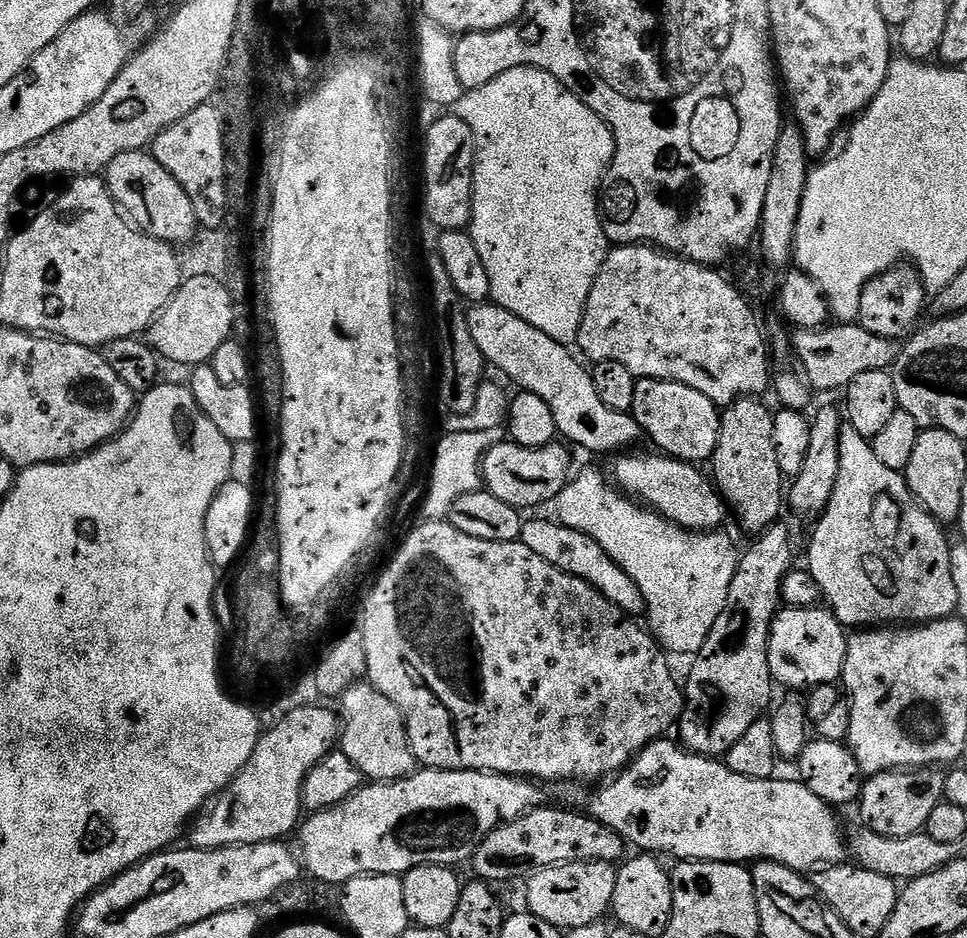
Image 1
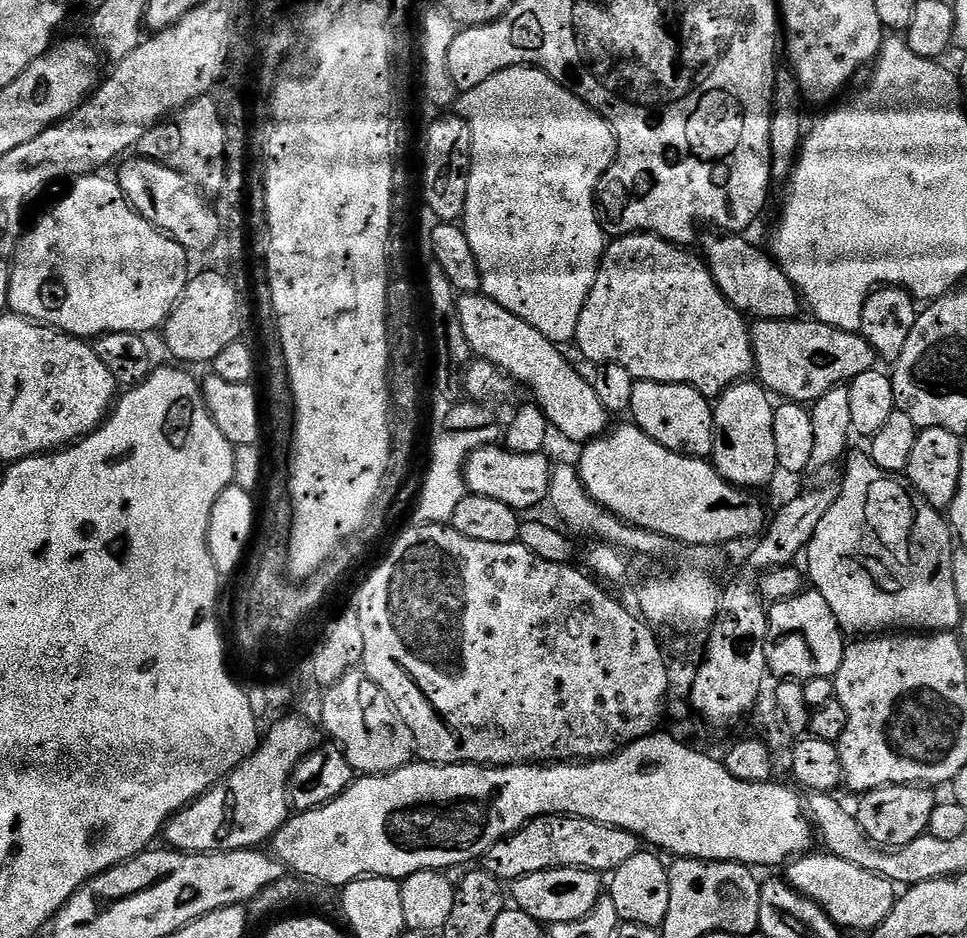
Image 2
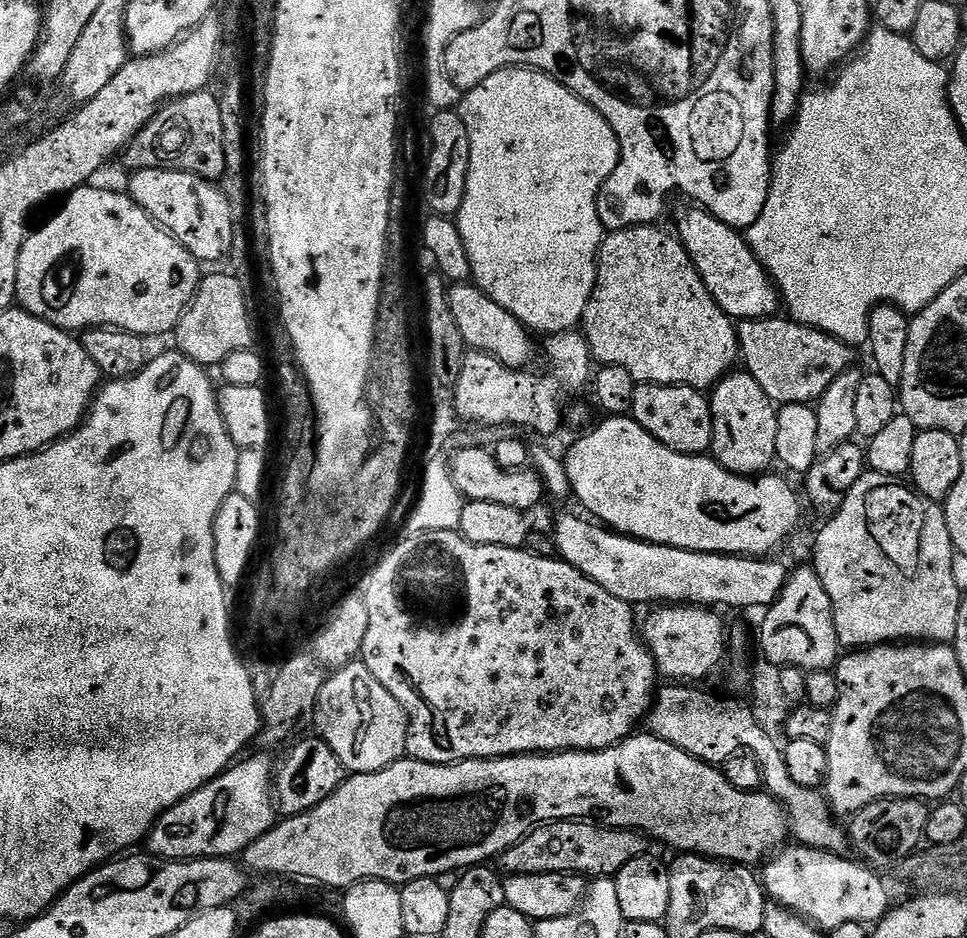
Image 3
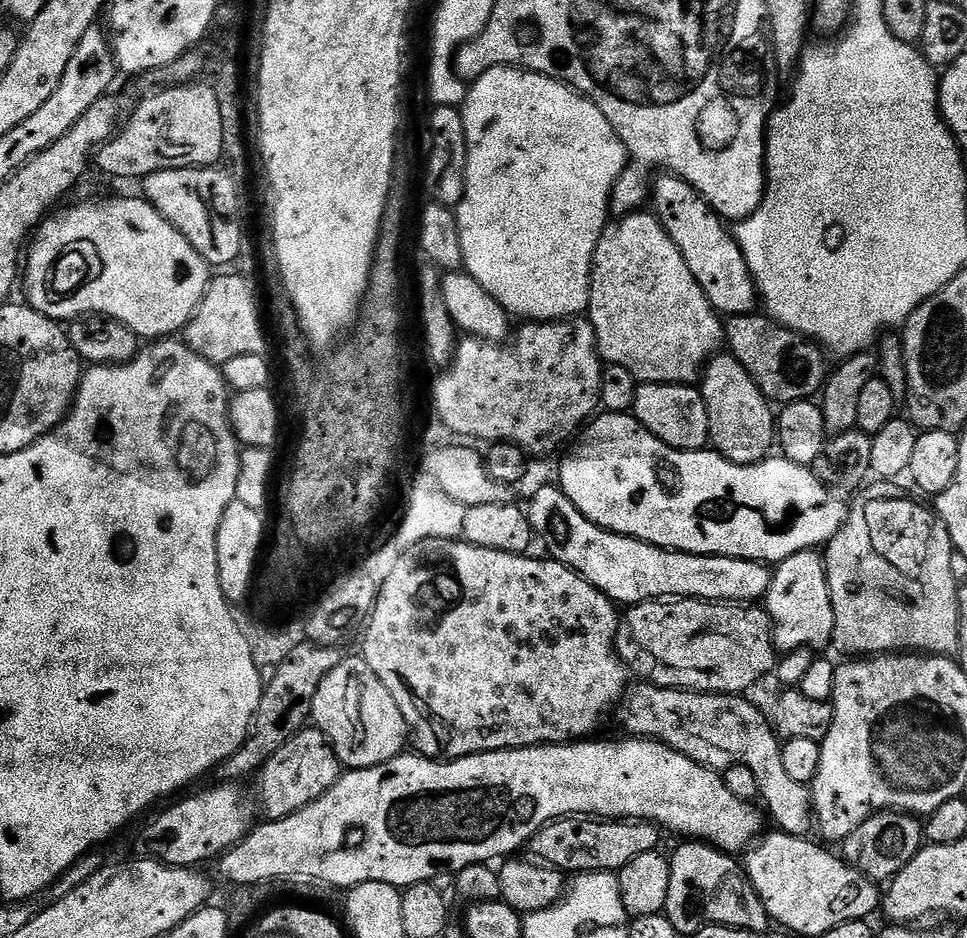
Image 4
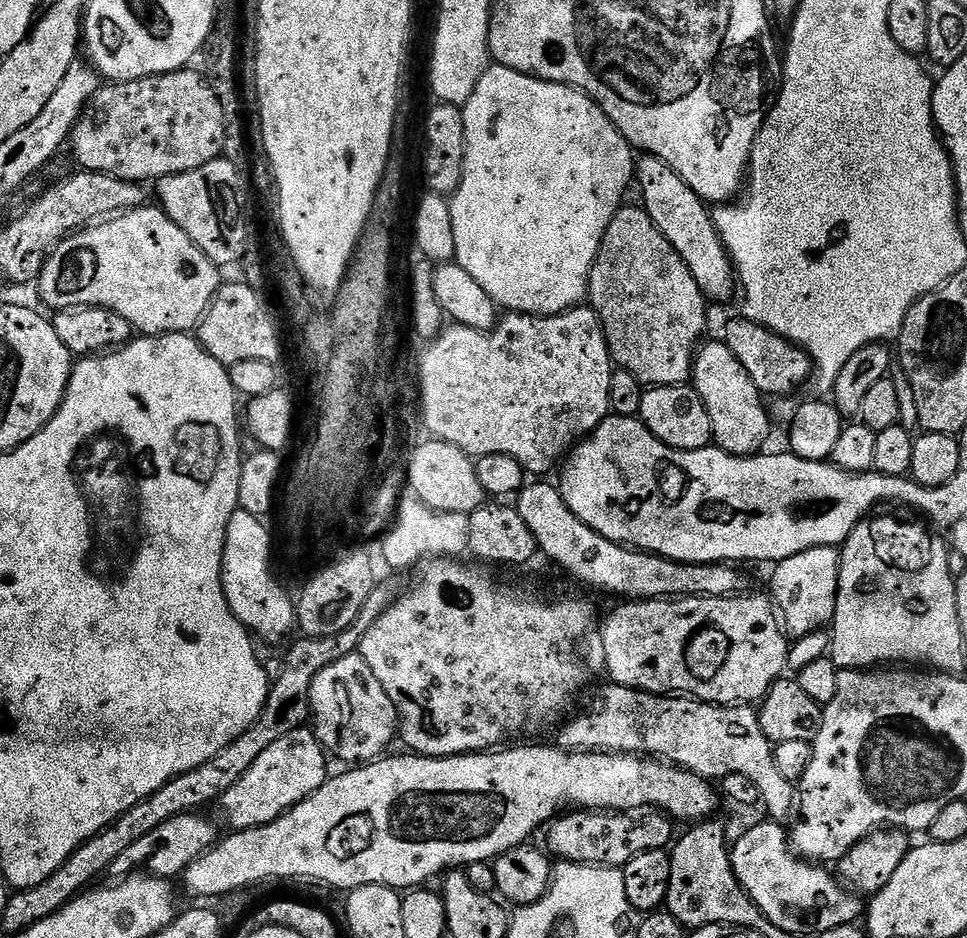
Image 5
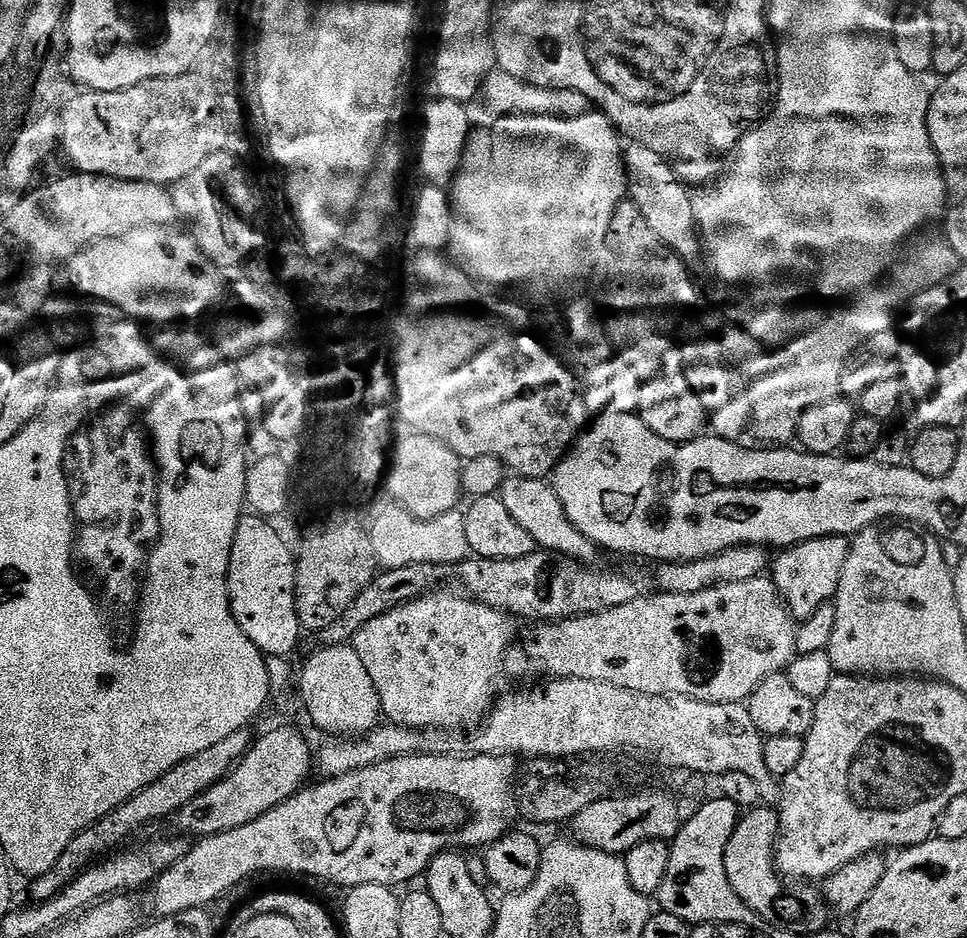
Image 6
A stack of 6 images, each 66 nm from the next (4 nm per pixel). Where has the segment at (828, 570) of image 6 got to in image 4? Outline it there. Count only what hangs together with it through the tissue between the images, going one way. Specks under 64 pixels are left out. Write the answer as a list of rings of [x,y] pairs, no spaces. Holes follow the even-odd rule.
[[[819,551],[799,552],[775,565],[766,597],[766,611],[772,620],[772,645],[776,647],[777,653],[803,648],[827,649],[831,645],[834,606],[830,598],[824,558]]]

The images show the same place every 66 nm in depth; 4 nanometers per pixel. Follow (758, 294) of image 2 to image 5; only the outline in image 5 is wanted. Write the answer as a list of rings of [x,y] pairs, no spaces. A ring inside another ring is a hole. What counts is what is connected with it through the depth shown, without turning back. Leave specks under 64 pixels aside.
[[[644,154],[637,159],[634,180],[638,188],[640,184],[639,203],[666,242],[678,250],[678,258],[682,258],[690,274],[694,274],[694,282],[698,282],[702,295],[709,301],[730,299],[732,291],[737,291],[738,277],[705,201],[700,199],[700,195],[686,183],[683,176],[679,176],[657,156]]]

